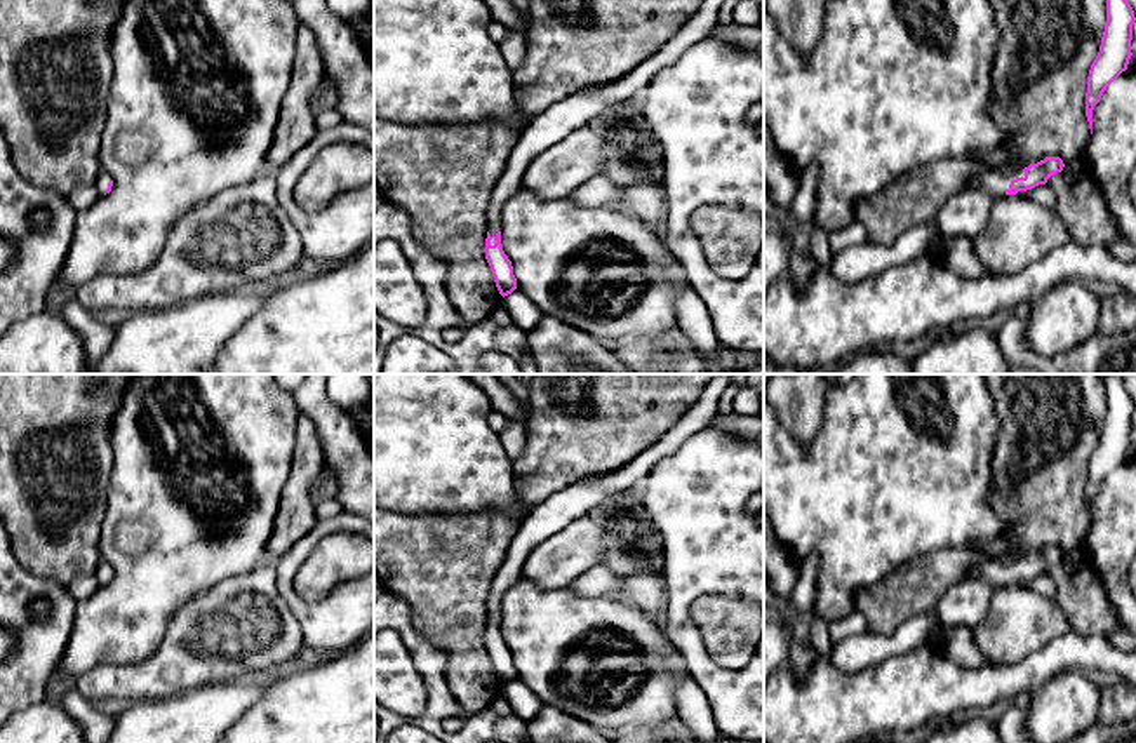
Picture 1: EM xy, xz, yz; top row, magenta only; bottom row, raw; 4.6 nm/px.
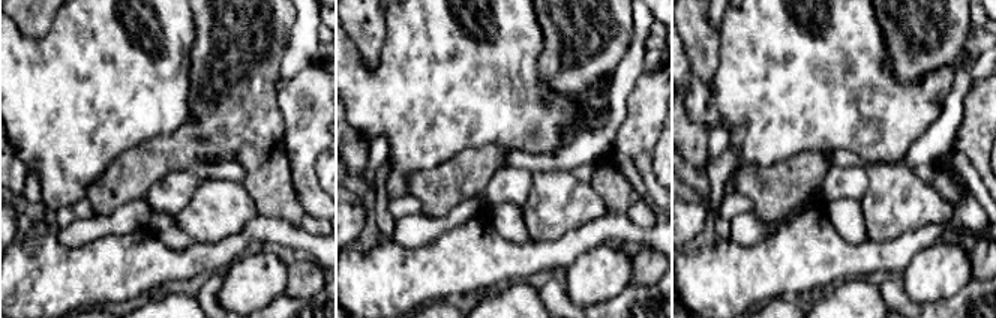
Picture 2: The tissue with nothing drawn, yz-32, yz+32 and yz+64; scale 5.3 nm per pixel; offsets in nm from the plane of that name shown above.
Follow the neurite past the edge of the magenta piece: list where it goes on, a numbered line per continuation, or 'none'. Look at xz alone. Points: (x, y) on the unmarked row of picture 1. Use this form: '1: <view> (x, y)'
1: xz (583, 498)

